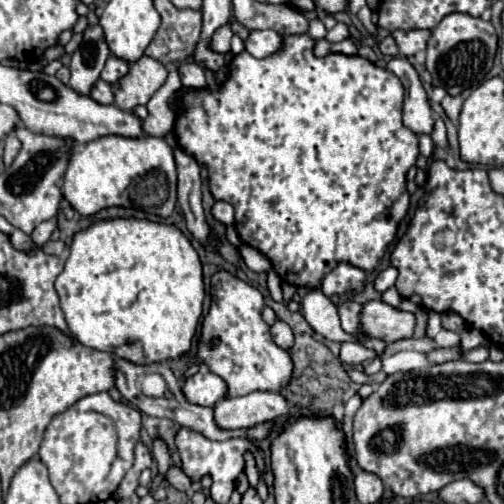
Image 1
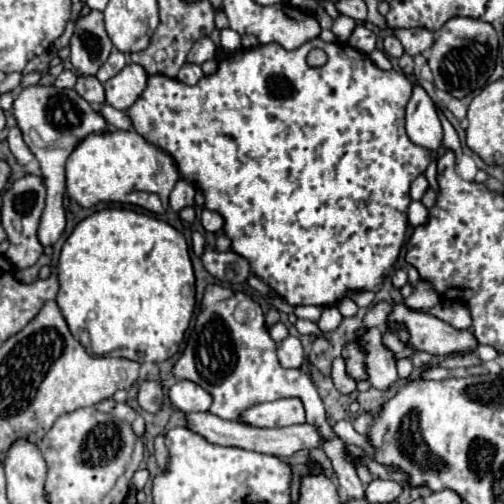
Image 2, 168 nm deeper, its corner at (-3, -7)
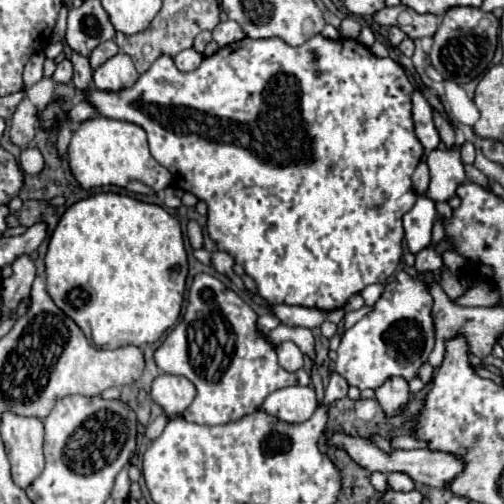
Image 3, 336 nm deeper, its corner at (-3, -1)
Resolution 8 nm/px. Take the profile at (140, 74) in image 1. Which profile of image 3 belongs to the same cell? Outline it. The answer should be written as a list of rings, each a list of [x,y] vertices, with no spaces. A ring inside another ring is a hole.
[[[117,53],[93,71],[93,85],[101,91],[119,91],[123,87],[131,87],[137,79],[139,73],[135,71],[131,57],[125,53]]]

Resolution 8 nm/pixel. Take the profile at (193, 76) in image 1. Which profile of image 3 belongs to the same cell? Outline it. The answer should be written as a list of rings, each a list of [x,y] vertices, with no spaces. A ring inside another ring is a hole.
[[[193,47],[181,51],[175,57],[175,65],[179,71],[193,71],[193,69],[197,69],[197,65],[201,65],[201,61],[203,61],[203,55],[197,53]]]

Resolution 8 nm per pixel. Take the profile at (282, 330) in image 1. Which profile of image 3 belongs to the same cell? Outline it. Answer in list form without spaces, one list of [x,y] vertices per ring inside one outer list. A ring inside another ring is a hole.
[[[285,341],[277,347],[277,355],[279,355],[279,365],[285,371],[299,371],[303,367],[303,353],[299,351],[299,347],[291,341]]]

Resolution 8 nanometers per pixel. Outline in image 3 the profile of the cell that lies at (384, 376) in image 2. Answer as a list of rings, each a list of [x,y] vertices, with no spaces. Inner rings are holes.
[[[391,377],[389,381],[385,381],[385,385],[381,385],[375,391],[375,399],[377,399],[379,407],[383,409],[385,417],[401,415],[405,411],[405,405],[407,405],[409,397],[411,397],[409,385],[401,377]]]

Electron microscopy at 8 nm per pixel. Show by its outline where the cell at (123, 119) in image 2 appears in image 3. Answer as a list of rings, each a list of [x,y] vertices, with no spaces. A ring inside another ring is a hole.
[[[81,101],[81,103],[77,103],[77,105],[69,111],[69,123],[71,123],[71,125],[77,125],[77,123],[81,123],[81,121],[87,121],[87,119],[95,117],[95,115],[97,115],[97,113],[95,113],[95,109],[91,107],[91,103]]]

